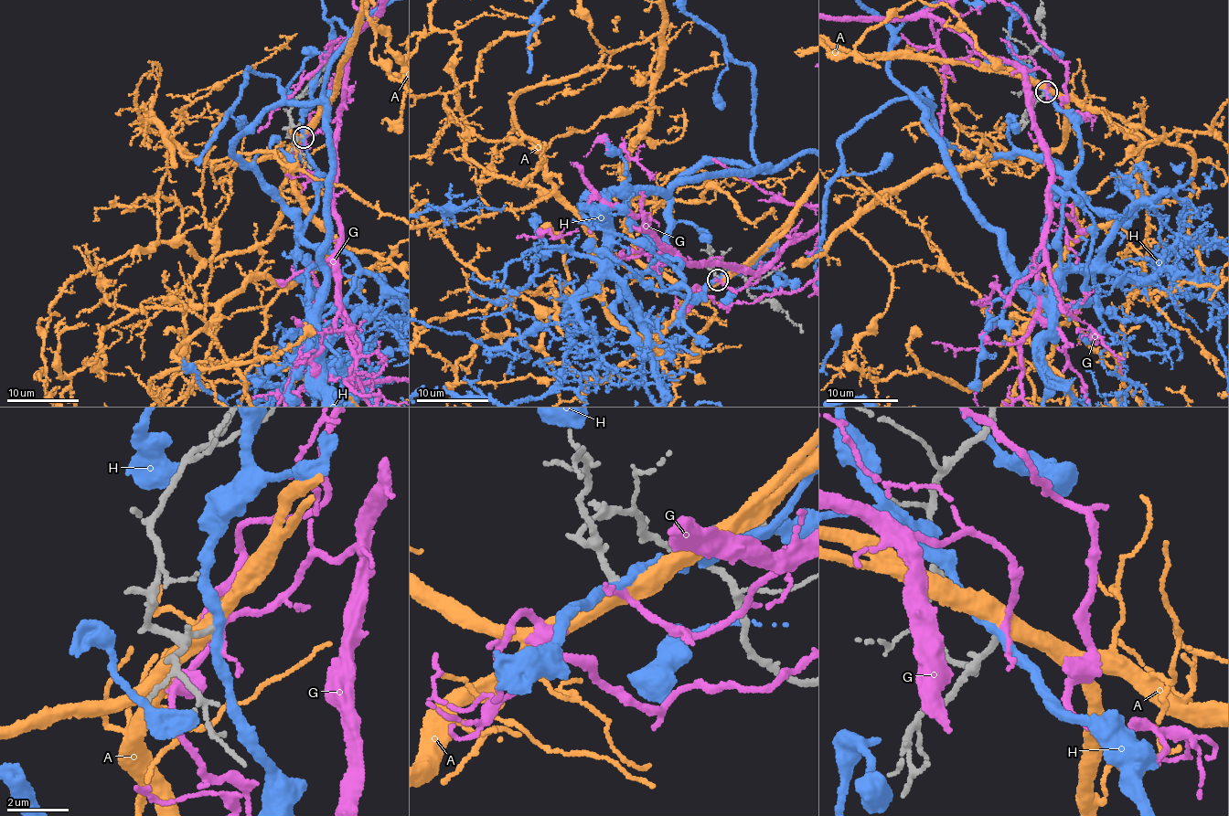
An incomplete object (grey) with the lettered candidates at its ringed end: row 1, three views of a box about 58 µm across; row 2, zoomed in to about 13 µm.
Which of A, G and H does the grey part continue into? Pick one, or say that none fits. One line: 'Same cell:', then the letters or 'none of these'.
Same cell: G

